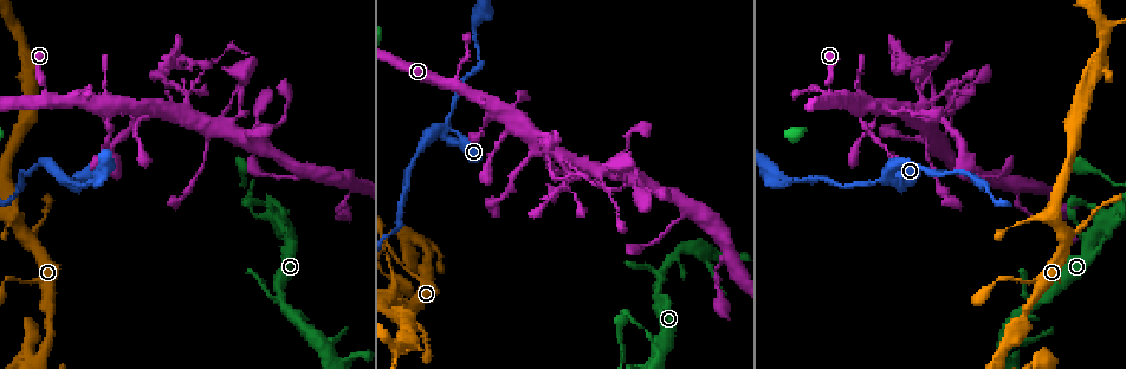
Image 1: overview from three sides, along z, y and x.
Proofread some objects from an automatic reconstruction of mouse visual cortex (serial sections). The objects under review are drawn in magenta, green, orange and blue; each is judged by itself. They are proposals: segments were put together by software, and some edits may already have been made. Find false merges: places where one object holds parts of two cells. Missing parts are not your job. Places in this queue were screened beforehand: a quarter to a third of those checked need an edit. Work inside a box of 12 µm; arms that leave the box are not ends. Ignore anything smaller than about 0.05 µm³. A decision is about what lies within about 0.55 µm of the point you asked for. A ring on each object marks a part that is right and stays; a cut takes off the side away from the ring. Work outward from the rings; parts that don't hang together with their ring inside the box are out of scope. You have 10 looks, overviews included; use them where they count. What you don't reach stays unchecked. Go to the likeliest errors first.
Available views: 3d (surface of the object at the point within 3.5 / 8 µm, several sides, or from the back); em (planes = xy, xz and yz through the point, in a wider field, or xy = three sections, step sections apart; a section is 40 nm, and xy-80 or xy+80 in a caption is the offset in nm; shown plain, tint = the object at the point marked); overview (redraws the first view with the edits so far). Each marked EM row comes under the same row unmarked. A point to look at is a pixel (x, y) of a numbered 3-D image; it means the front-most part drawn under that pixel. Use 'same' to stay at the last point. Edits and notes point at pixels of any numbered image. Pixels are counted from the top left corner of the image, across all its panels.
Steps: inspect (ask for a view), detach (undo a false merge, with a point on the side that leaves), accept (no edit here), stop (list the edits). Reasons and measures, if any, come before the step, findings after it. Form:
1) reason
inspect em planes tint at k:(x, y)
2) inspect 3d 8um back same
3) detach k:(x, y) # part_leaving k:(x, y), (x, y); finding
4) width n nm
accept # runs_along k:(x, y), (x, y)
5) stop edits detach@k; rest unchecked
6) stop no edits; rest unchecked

abrupt turn
inspect 3d 8um at 1:(578, 174)

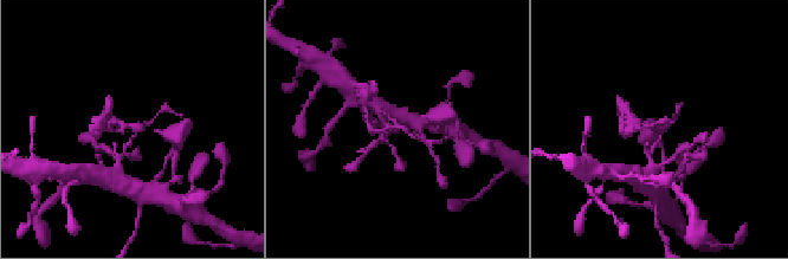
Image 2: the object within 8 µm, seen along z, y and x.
shape alone is not enough
inspect em xy step 1 tint at 2:(131, 136)

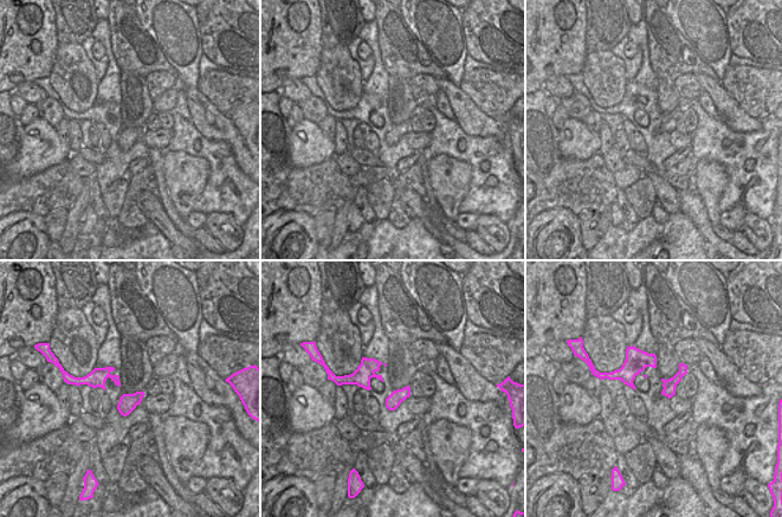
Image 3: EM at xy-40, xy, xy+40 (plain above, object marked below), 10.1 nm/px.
width 150 nm
accept # runs_along 2:(118, 164), (135, 129), (110, 130); one cell here

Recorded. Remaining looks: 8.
branch point
inspect 3d 3.5um at 1:(1091, 69)

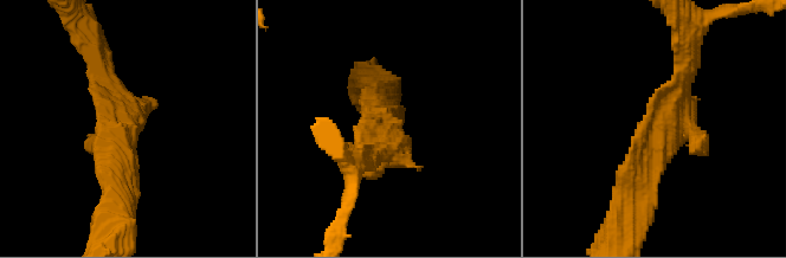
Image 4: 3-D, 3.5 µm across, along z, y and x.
inspect em planes tint at 4:(123, 129)

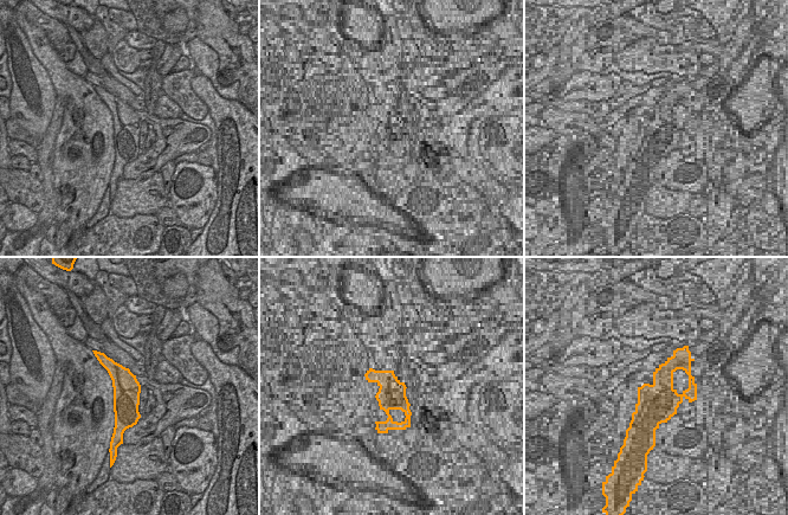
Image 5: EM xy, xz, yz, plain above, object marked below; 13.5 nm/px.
accept # runs_along 5:(104, 360), (123, 380), (118, 426); continuous, no second cell

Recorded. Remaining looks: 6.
sharp bend
inspect 3d 8um at 1:(327, 347)

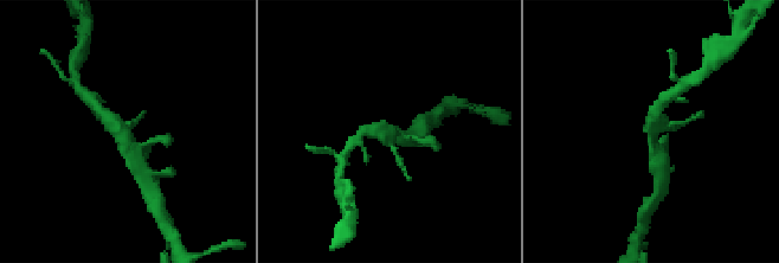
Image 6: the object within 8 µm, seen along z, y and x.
closer look
inspect 3d 3.5um at 6:(127, 136)

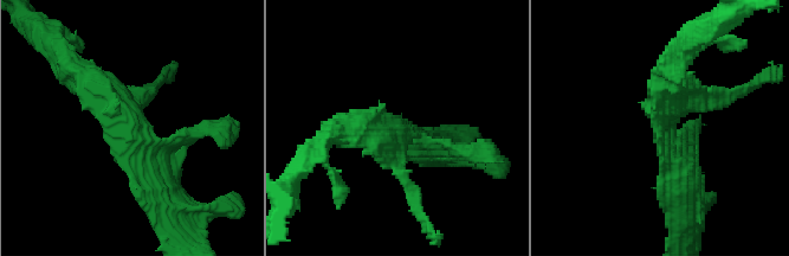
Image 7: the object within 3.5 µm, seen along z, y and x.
inspect em xy step 1 tint at 7:(127, 119)

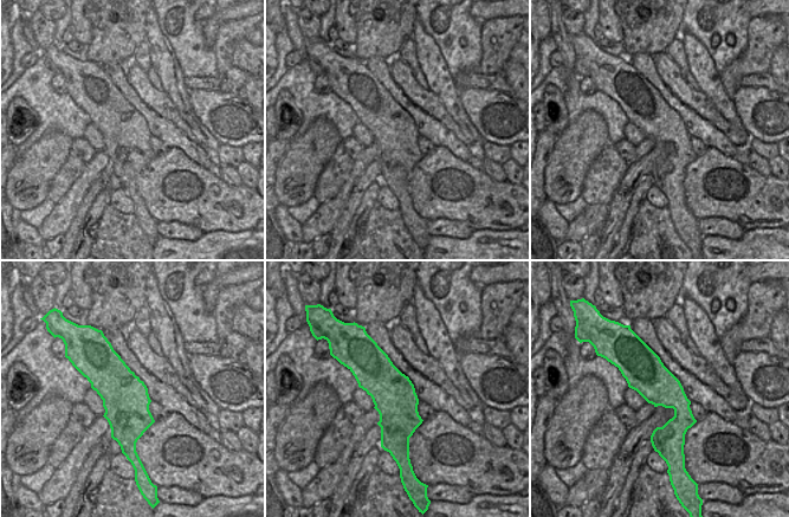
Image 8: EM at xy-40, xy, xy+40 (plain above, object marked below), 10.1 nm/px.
width 440 nm
accept # runs_along 7:(66, 61), (154, 177); all the same cell

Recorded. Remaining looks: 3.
branch point
inspect 3d 3.5um at 1:(64, 177)

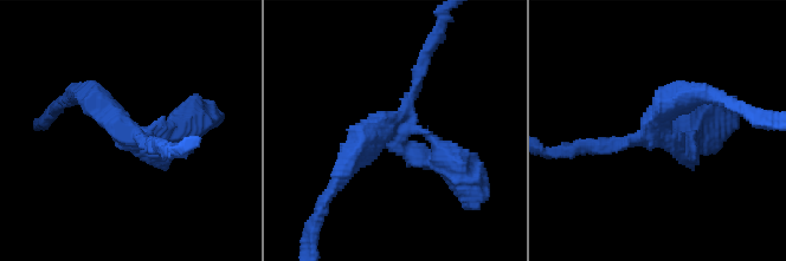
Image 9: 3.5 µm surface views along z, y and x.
arms 3; arm_widths 200, 250, 350 nm
inspect em xy step 2 tint at 9:(126, 130)

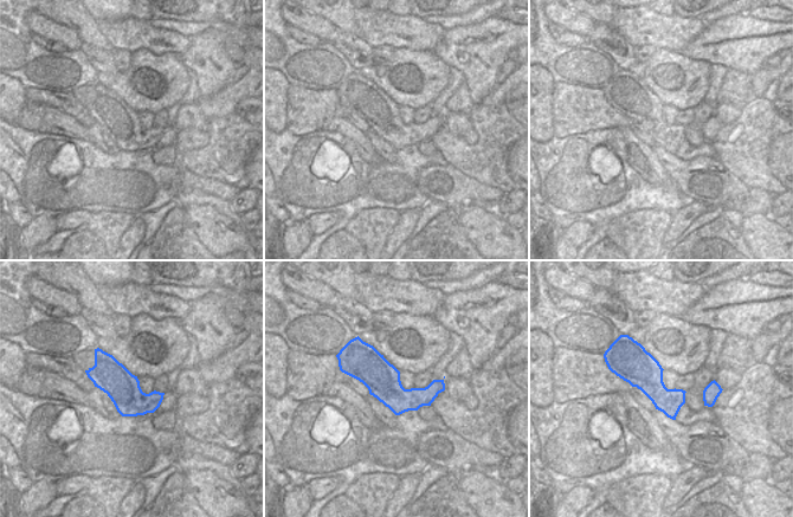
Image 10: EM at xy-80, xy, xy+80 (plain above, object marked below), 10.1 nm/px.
accept # runs_along 9:(448, 160), (393, 130), (422, 60); all the same cell

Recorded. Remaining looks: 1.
stop no edits; rest unchecked

